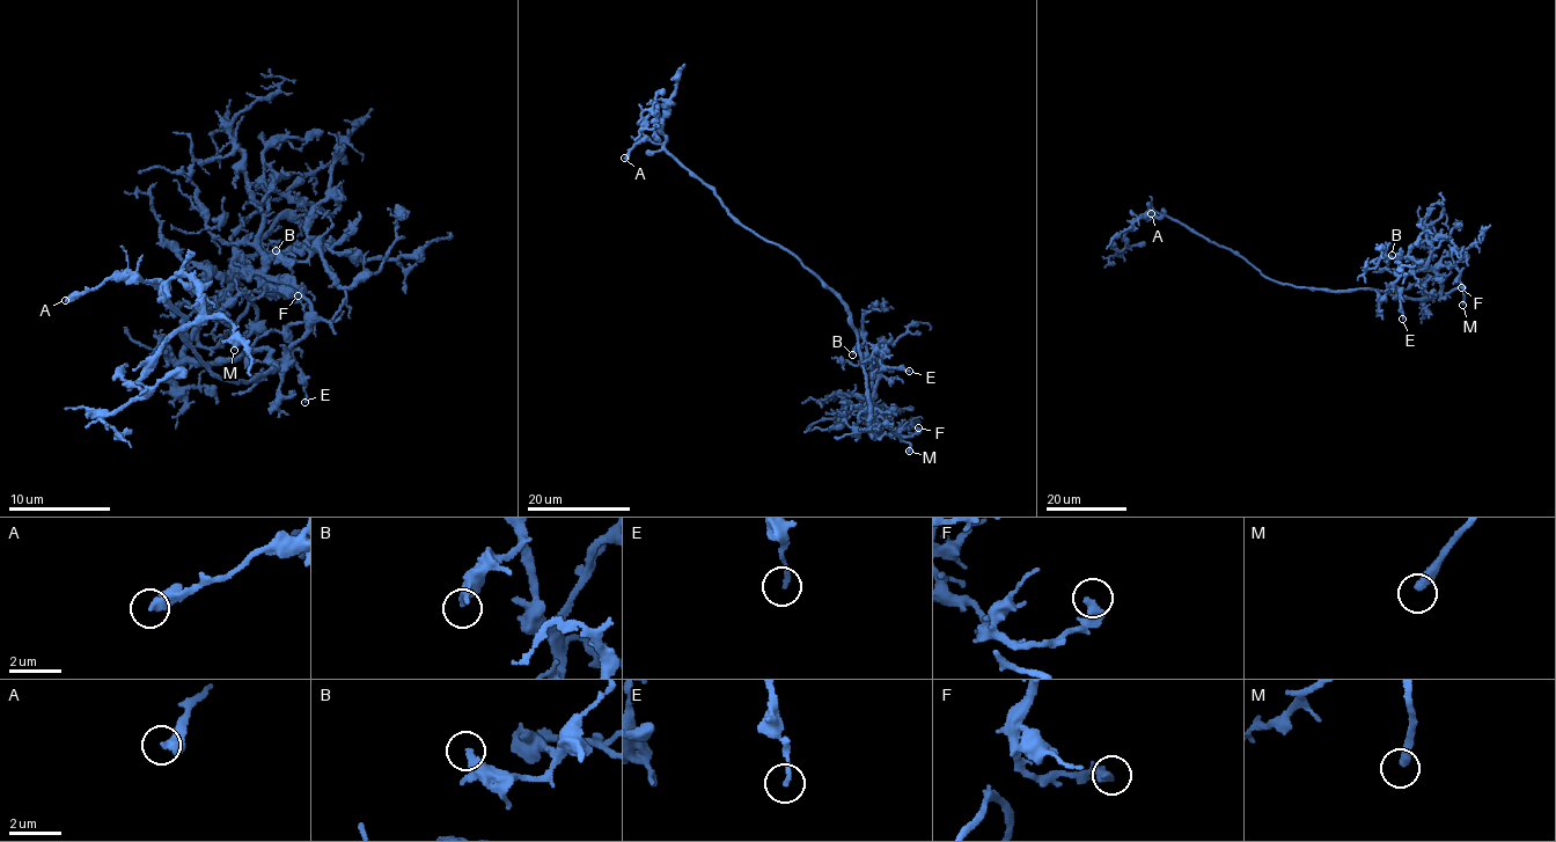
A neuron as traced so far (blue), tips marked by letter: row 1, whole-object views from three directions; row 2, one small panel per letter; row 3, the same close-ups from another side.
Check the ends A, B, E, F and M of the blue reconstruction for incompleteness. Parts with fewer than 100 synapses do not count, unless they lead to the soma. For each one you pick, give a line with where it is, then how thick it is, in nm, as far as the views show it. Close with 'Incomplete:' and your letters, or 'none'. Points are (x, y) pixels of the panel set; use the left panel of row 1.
M: place (234, 350); calibre 320 nm
Incomplete: M

